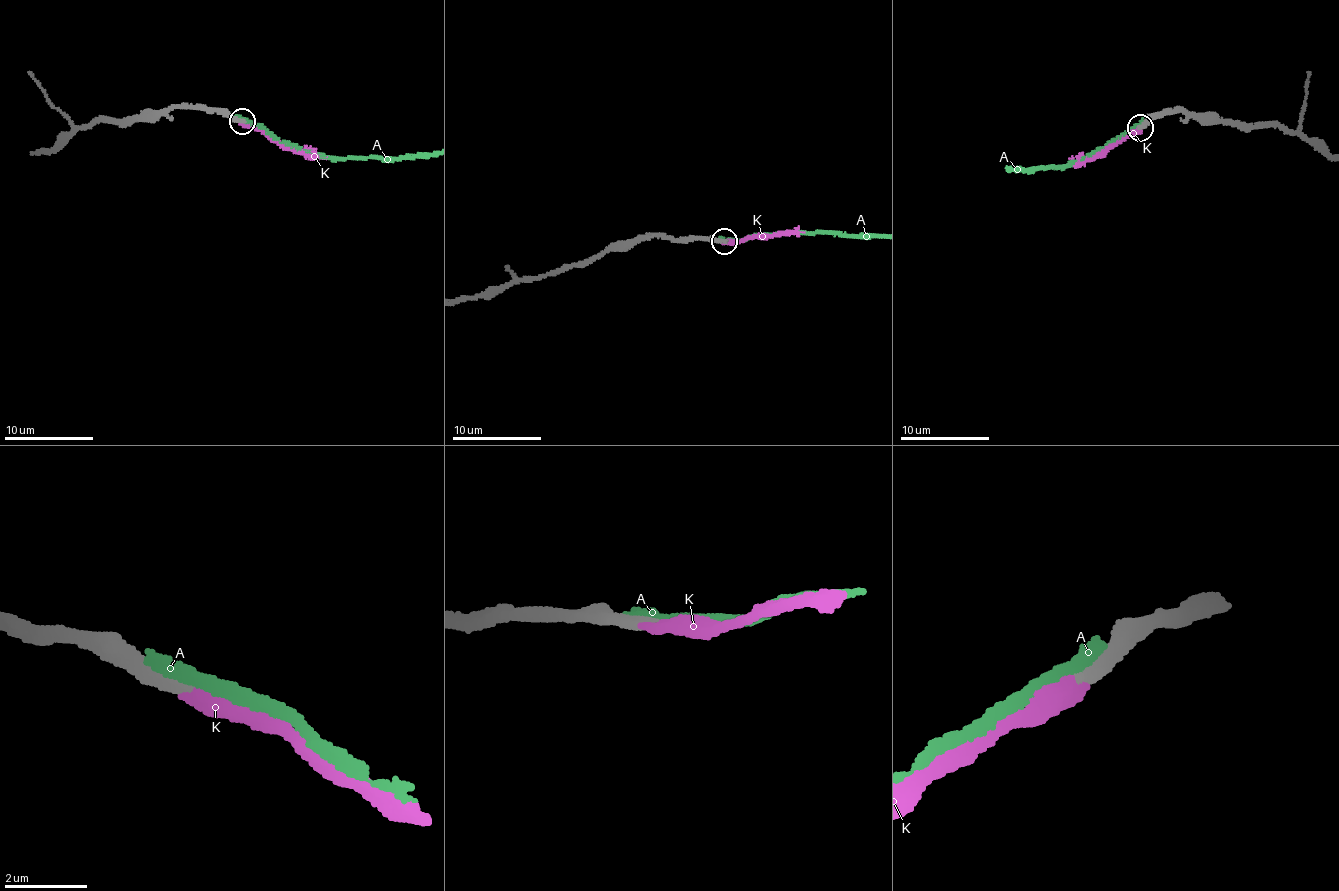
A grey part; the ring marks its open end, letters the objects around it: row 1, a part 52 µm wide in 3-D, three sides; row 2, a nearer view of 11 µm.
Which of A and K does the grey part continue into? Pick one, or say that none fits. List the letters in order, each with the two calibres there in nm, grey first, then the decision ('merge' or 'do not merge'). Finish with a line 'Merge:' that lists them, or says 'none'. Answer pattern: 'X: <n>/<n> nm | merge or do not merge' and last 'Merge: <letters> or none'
A: 360/360 nm | do not merge
K: 280/400 nm | merge
Merge: K

